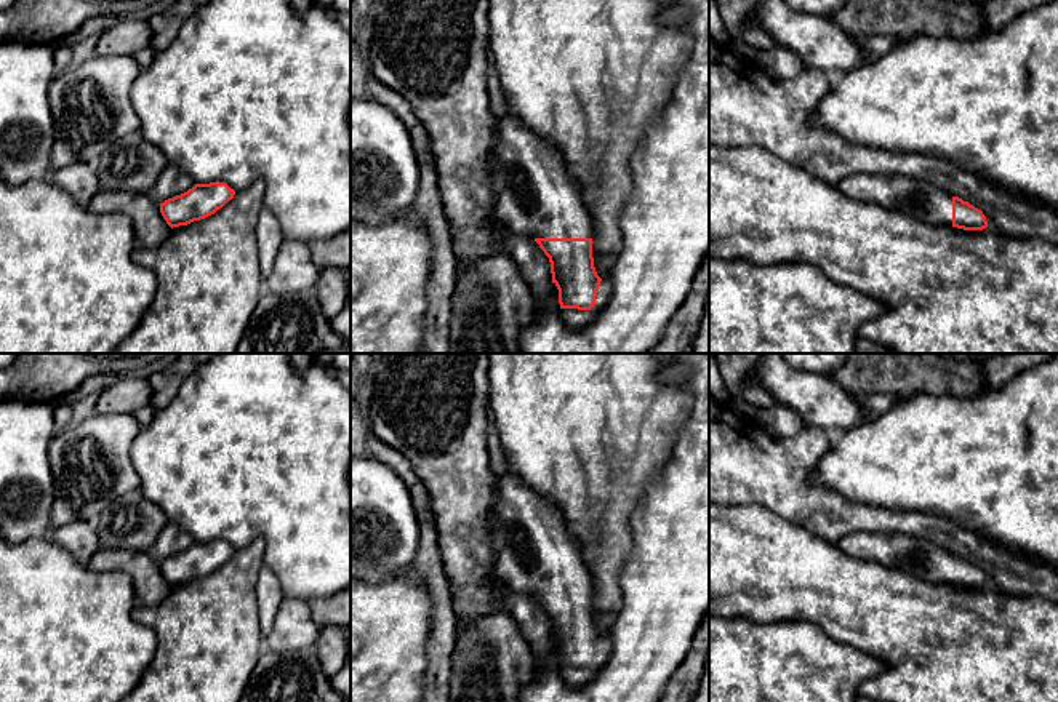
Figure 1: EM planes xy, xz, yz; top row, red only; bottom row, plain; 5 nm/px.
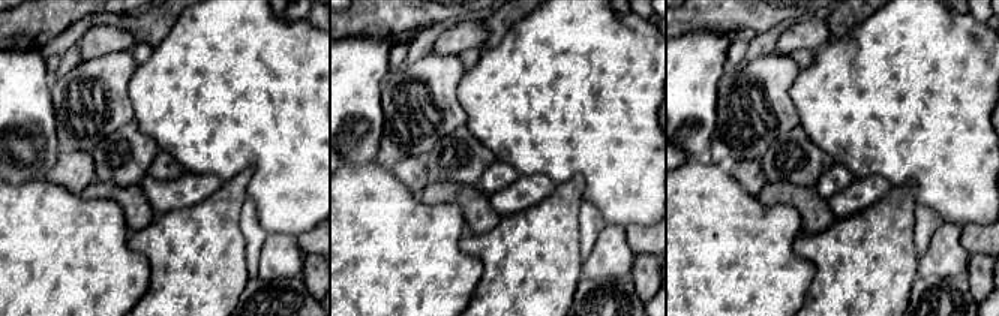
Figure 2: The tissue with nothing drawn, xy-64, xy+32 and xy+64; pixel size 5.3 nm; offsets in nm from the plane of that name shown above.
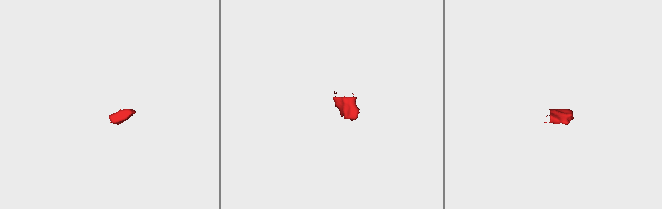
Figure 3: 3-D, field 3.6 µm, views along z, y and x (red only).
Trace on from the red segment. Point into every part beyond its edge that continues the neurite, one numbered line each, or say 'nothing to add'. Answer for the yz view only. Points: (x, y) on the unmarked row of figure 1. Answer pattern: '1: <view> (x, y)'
1: yz (922, 558)

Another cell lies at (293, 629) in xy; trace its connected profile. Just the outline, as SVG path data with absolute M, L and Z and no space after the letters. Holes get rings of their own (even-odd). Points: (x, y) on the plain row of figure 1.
M283 598L277 611L272 630L262 640L264 649L288 652L315 648L320 628L315 625L309 601Z

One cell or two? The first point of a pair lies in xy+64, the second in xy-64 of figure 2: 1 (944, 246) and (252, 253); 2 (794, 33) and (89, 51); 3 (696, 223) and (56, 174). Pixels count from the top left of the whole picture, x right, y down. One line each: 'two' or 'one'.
1: two
2: one
3: two

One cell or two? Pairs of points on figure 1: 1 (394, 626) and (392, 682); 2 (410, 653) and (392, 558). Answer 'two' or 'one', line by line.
1: one
2: two

